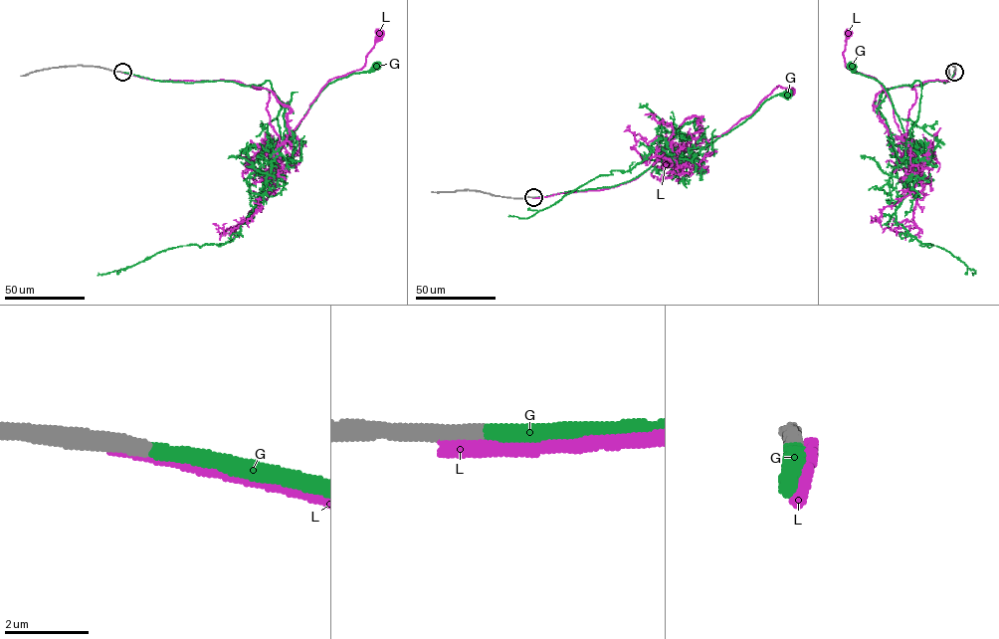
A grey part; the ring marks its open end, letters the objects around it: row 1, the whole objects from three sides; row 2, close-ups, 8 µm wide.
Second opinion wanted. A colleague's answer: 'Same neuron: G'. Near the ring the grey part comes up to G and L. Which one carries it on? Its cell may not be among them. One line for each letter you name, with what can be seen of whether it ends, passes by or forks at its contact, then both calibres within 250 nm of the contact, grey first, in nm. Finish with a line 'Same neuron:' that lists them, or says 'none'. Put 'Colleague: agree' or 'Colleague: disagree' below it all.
G: it ends there; 420 nm thick on the grey side, 400 nm on the other
Same neuron: G
Colleague: agree

